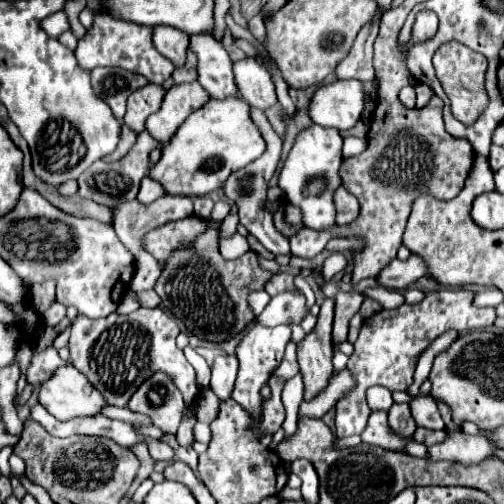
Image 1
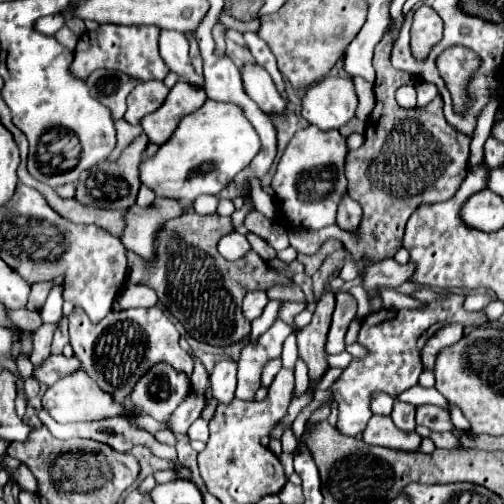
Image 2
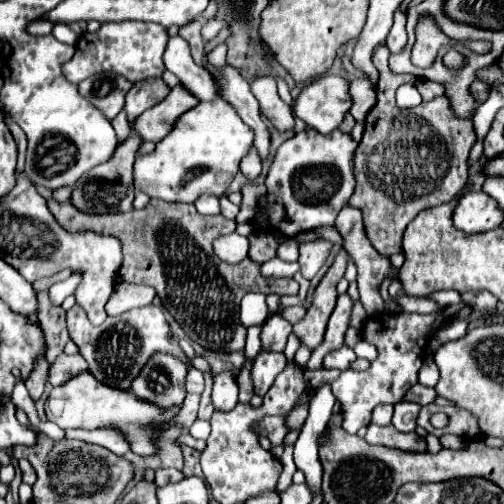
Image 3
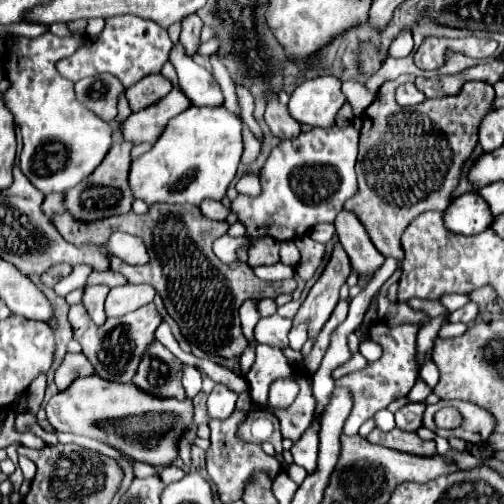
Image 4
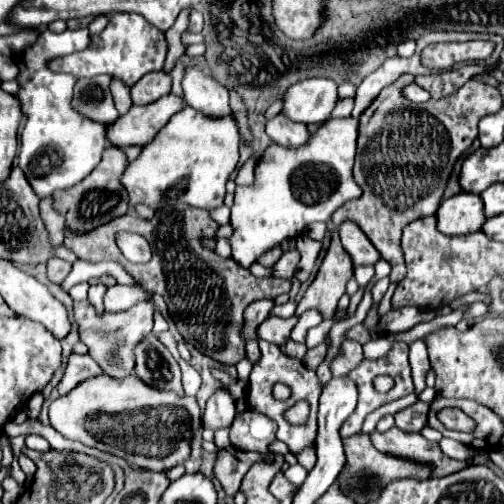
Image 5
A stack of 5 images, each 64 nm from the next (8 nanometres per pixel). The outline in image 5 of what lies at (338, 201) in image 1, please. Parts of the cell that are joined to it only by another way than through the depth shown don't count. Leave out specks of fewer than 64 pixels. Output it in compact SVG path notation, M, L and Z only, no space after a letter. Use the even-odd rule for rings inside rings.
M344 222L344 224L340 224L338 234L340 234L342 246L350 254L354 266L362 266L362 264L374 266L380 260L380 254L376 252L376 248L368 240L368 236L364 236L364 232L360 232L358 224Z

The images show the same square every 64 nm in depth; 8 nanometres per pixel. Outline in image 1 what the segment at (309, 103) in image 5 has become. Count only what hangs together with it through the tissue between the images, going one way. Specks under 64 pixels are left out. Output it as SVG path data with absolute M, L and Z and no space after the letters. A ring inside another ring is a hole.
M334 80L316 90L310 104L310 116L320 126L350 130L362 118L364 98L364 84L360 80Z

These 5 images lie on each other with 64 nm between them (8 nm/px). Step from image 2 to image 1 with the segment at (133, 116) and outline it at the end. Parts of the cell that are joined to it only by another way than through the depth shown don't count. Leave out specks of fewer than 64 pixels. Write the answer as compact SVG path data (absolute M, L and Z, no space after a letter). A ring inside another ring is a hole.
M148 84L148 86L136 90L128 98L128 110L122 120L124 126L128 126L132 132L140 134L144 130L146 118L160 108L162 98L164 98L164 88L158 84Z

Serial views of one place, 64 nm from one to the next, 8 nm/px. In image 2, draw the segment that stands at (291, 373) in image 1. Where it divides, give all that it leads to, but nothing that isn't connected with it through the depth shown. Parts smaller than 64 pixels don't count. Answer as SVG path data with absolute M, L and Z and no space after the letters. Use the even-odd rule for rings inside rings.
M290 334L284 342L284 352L282 352L282 368L294 368L298 360L298 348L296 348L296 336Z

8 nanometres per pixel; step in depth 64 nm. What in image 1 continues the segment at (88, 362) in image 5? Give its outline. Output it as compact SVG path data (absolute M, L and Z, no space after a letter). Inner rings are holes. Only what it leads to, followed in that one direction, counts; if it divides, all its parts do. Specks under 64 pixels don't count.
M48 346L32 356L30 366L26 368L26 382L38 386L44 380L48 380L58 366L64 366L64 360L58 356L54 346Z

